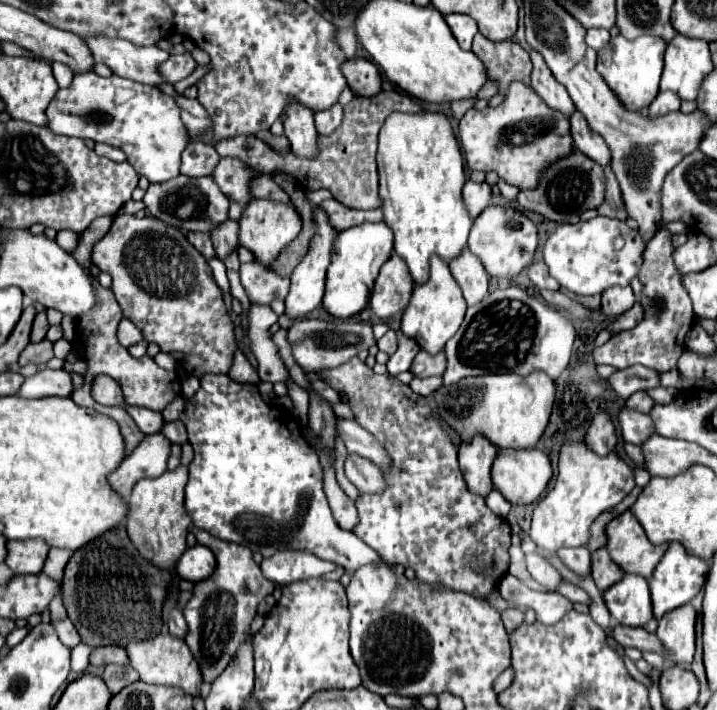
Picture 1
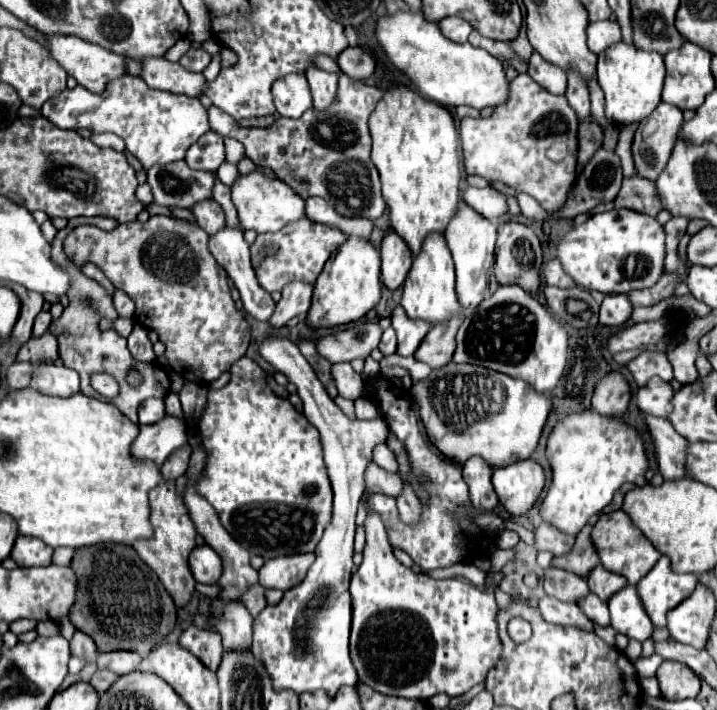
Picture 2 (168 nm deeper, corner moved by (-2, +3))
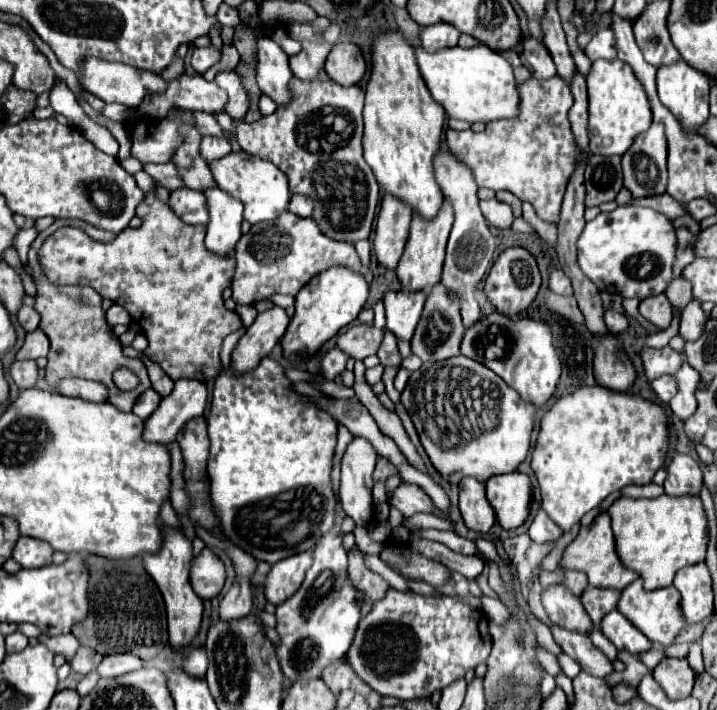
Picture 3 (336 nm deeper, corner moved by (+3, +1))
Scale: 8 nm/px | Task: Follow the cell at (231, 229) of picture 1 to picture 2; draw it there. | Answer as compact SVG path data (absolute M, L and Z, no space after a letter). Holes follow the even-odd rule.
M202 202L202 204L196 204L192 208L192 214L196 216L196 222L198 226L208 234L208 236L214 236L214 232L220 232L224 226L226 226L226 214L224 210L220 208L218 202Z

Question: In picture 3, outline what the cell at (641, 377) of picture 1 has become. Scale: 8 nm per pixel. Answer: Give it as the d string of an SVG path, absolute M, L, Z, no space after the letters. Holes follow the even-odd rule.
M669 346L665 348L643 348L641 352L645 374L649 380L655 380L663 374L673 374L685 362L685 356Z

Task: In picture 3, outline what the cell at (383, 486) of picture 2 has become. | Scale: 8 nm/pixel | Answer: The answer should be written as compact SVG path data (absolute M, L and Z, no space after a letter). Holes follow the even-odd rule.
M399 484L391 496L391 504L403 514L403 516L413 516L415 512L435 512L435 504L431 498L417 486L417 484Z

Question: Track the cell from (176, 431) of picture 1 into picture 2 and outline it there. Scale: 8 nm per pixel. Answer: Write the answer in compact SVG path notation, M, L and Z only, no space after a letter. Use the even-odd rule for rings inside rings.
M168 394L164 400L166 400L166 414L176 416L178 420L184 422L184 412L182 412L182 406L180 406L178 396L176 396L176 394Z

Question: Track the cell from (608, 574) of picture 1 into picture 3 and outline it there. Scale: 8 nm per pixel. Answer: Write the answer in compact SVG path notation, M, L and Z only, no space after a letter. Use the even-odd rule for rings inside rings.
M589 586L583 596L581 596L581 604L585 606L585 612L589 614L589 618L593 620L595 626L601 624L601 618L605 614L609 614L609 610L615 610L617 602L619 602L619 594L617 590L611 588L593 588Z

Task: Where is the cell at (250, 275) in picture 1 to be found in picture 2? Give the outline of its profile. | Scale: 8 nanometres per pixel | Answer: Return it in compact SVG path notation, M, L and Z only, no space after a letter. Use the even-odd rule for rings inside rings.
M308 218L292 222L286 228L282 228L280 232L260 234L256 238L256 242L250 246L252 266L258 276L258 282L270 294L276 290L282 290L294 278L314 282L318 278L318 274L322 272L330 254L334 250L338 250L344 240L346 240L346 234L342 234L340 230L326 226L326 224L312 222Z

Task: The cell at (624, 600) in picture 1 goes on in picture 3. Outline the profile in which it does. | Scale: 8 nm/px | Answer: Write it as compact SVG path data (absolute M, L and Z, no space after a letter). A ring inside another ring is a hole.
M617 610L609 612L603 622L601 628L603 636L607 636L617 650L627 650L629 654L637 656L641 652L647 652L651 648L651 642L645 634L641 634L623 614L619 614Z

